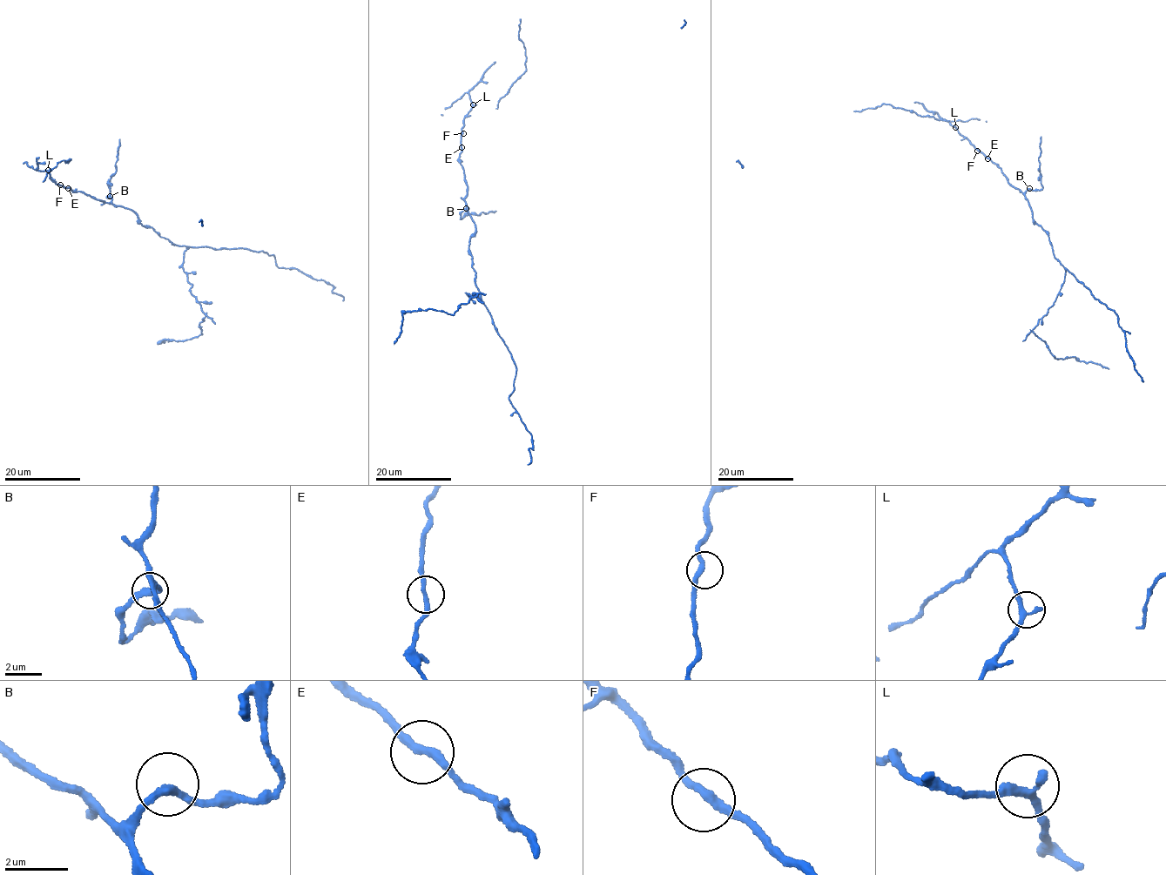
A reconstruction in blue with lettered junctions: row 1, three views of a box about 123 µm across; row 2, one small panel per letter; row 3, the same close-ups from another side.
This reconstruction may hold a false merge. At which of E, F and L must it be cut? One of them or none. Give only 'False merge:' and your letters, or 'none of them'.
False merge: E

